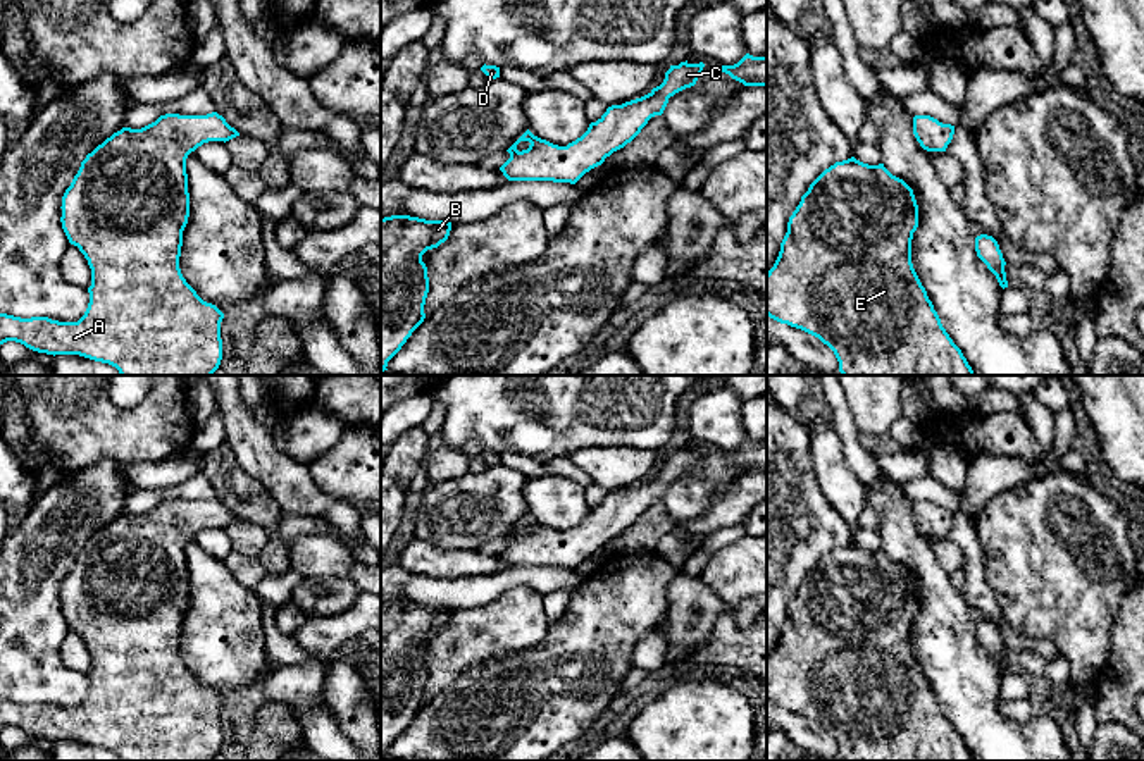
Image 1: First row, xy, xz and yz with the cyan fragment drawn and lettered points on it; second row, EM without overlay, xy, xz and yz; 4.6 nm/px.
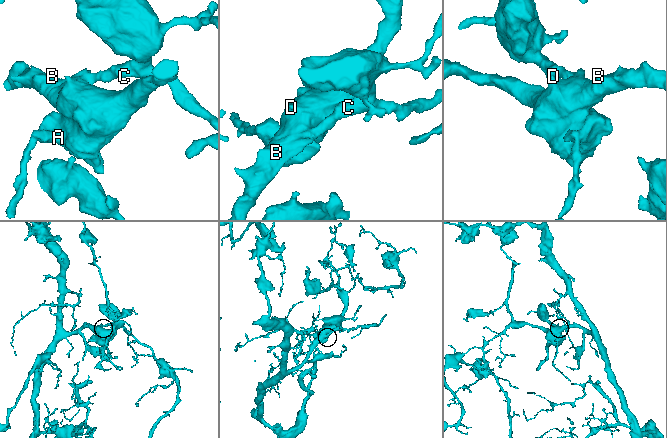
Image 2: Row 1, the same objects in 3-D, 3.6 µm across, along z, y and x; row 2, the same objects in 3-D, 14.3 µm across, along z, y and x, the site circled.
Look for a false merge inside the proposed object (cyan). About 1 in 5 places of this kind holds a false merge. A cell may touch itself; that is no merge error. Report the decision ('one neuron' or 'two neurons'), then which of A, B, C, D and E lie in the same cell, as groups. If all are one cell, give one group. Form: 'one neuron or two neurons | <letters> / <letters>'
one neuron | A B C D E

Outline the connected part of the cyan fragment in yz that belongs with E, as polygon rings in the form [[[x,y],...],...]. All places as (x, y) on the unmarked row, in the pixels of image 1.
[[[855,542],[836,548],[810,570],[808,577],[801,582],[799,591],[789,603],[787,618],[780,628],[779,642],[774,653],[767,658],[767,701],[780,709],[787,709],[818,723],[834,737],[842,761],[973,761],[961,735],[942,713],[941,704],[913,654],[911,625],[917,613],[918,591],[913,575],[903,565],[892,561],[884,549],[868,551]]]

